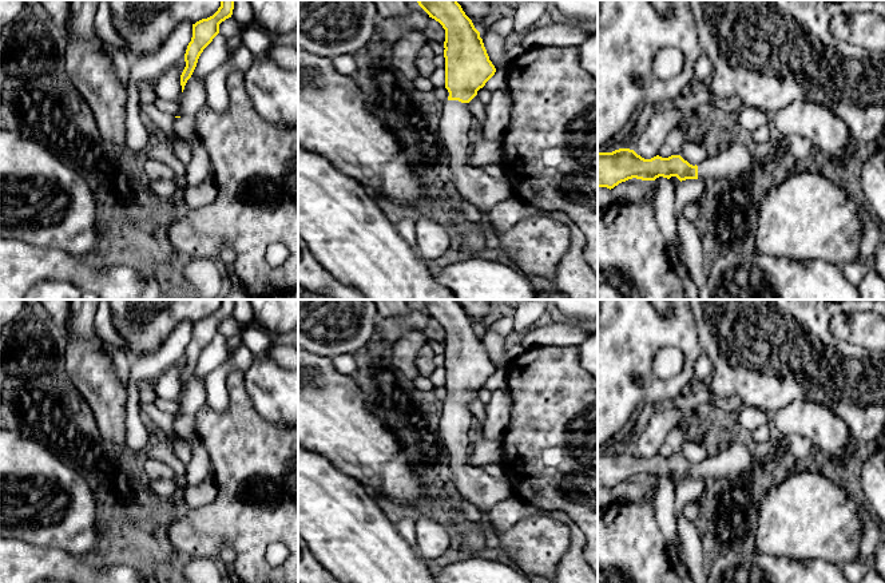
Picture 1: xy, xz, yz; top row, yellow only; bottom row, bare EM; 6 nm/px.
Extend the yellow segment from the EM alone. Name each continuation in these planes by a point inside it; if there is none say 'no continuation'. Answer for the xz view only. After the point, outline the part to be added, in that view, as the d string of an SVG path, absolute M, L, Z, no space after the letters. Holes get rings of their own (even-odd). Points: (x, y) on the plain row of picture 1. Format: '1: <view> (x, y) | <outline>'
1: xz (475, 484) | M447 400L442 402L440 432L451 457L453 492L487 516L497 503L511 497L513 491L509 480L497 480L484 467L469 464L472 417L468 402Z

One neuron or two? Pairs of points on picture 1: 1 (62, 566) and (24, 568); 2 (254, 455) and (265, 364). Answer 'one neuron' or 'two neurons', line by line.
1: one neuron
2: two neurons

